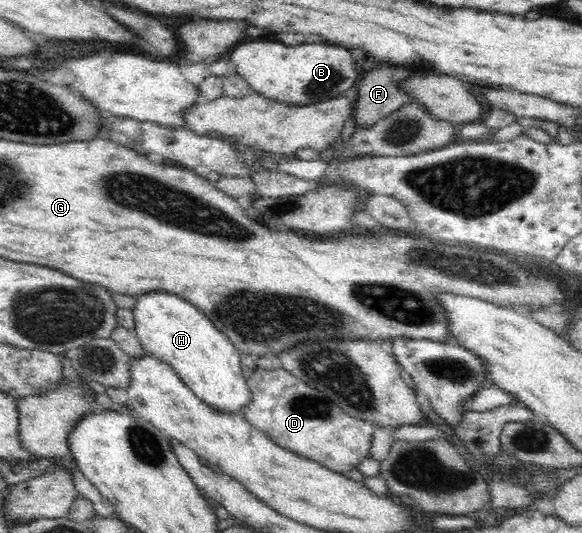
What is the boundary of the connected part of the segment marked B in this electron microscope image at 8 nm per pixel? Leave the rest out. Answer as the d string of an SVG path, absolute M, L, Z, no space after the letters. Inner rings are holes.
M243 41L234 47L230 60L235 64L236 73L247 81L254 92L287 105L329 101L343 95L357 81L355 60L344 46L321 43L289 46L281 41Z

